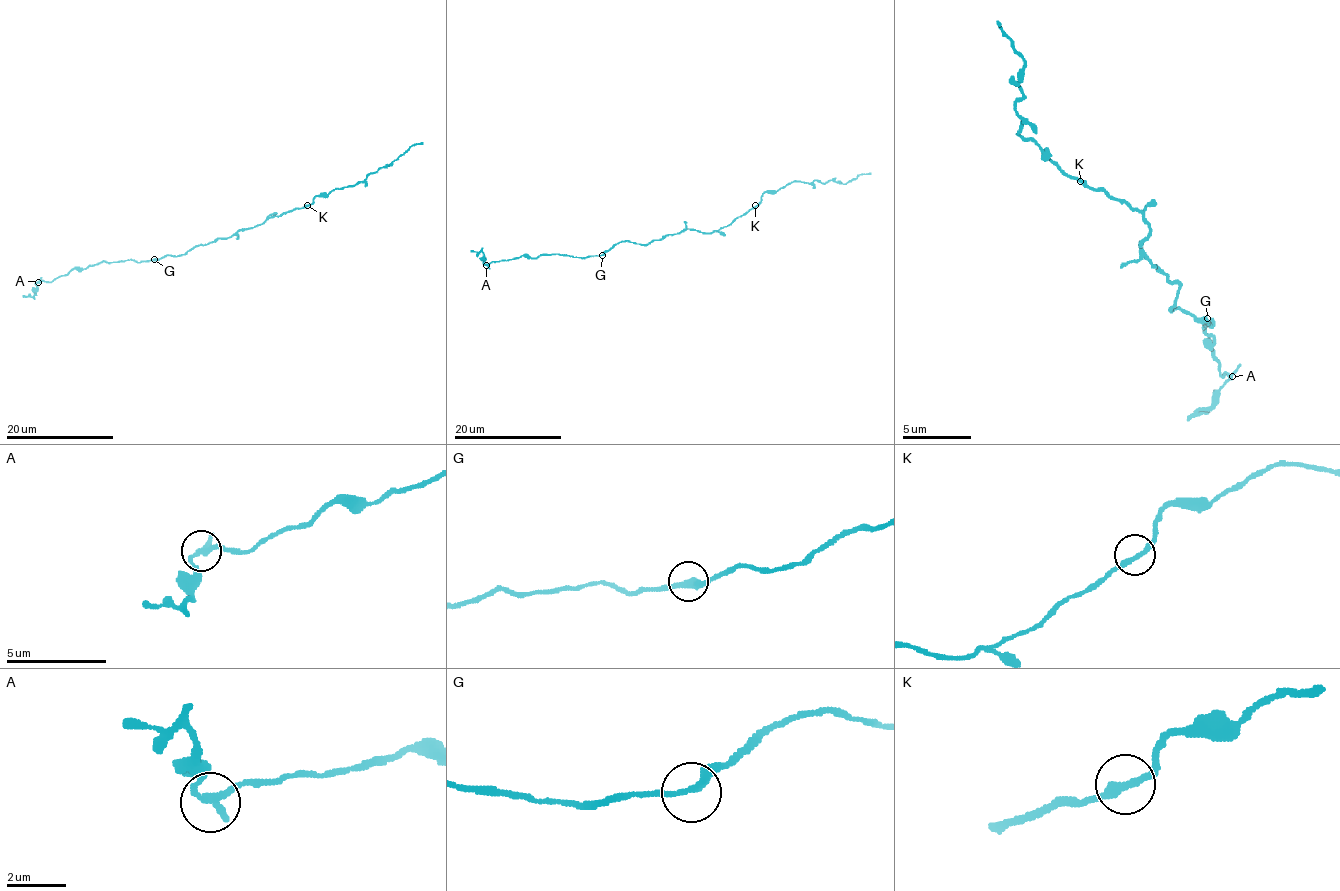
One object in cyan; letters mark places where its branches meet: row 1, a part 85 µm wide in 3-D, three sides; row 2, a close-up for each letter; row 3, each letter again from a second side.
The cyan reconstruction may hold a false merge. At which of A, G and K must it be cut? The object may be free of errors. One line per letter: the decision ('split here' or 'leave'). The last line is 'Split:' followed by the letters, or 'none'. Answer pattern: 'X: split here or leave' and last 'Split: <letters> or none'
A: split here
G: leave
K: leave
Split: A

